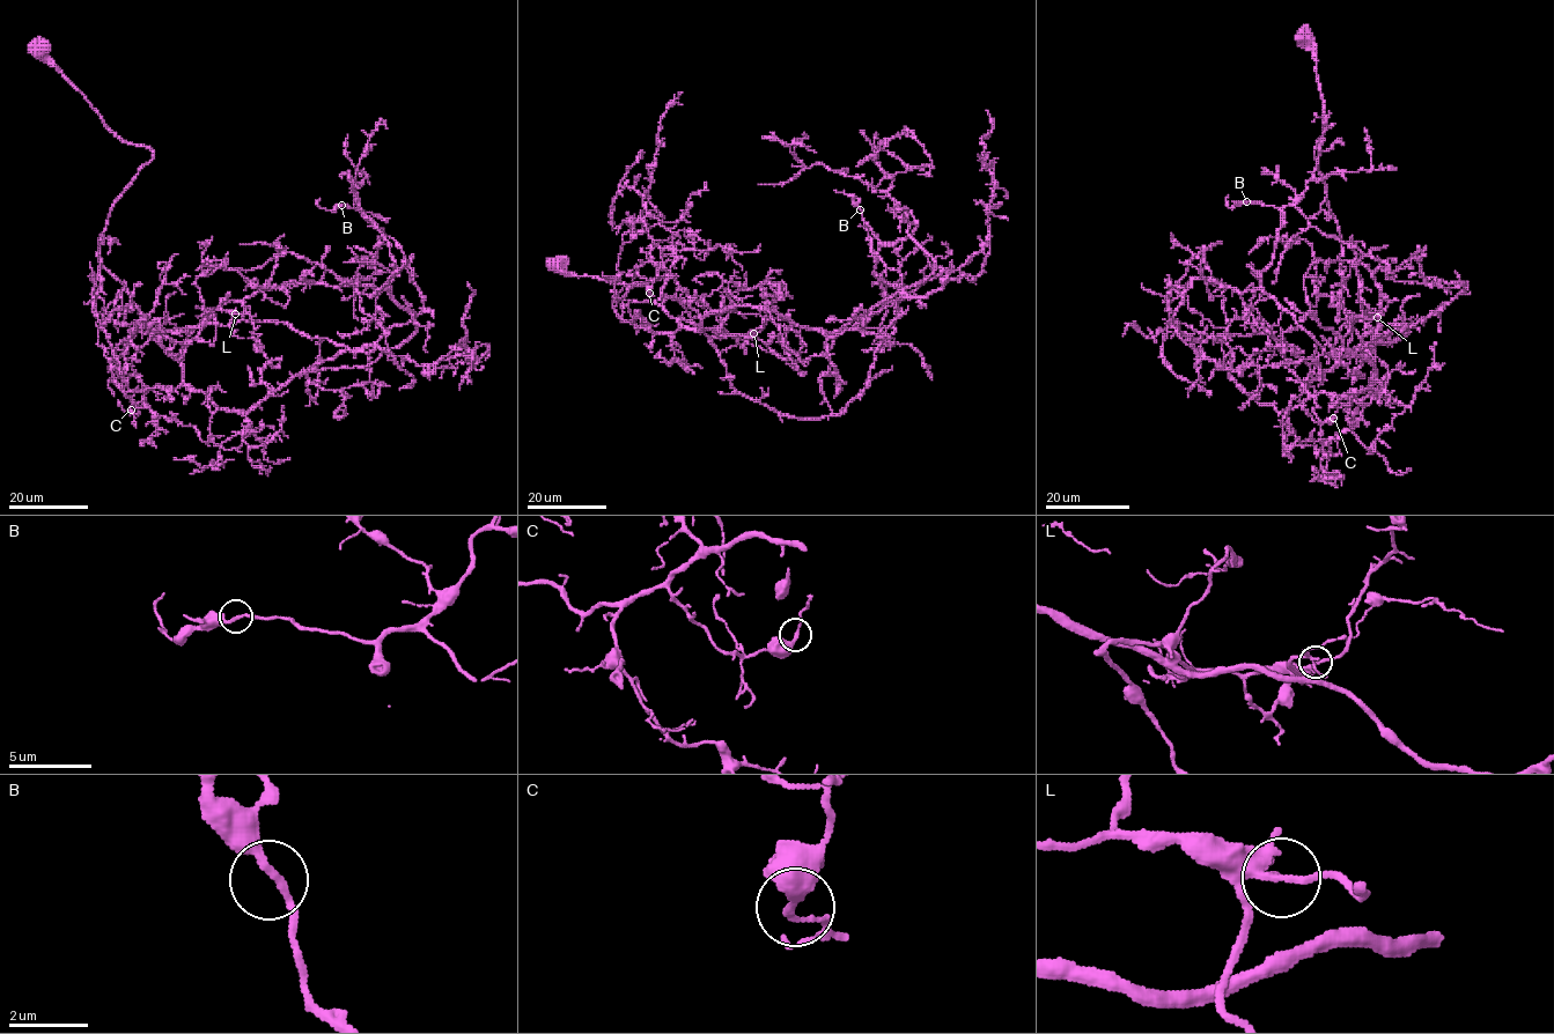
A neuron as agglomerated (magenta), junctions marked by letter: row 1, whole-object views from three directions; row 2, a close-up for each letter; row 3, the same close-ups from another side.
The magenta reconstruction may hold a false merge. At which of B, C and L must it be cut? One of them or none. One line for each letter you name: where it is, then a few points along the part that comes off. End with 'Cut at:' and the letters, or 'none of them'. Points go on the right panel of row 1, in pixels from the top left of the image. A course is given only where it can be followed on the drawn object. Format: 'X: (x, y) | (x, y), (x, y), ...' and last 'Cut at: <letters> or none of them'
Cut at: none of them

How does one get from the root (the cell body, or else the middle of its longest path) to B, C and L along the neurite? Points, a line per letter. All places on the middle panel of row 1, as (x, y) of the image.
B: (560, 261), (620, 283), (671, 274), (617, 301), (808, 360), (934, 270), (915, 222), (882, 243), (860, 209)
C: (560, 261), (565, 273), (620, 283), (671, 274), (617, 301), (655, 302), (700, 329), (663, 263), (649, 293)
L: (560, 261), (565, 273), (620, 283), (671, 274), (617, 301), (655, 302), (677, 319), (723, 335), (753, 333)

